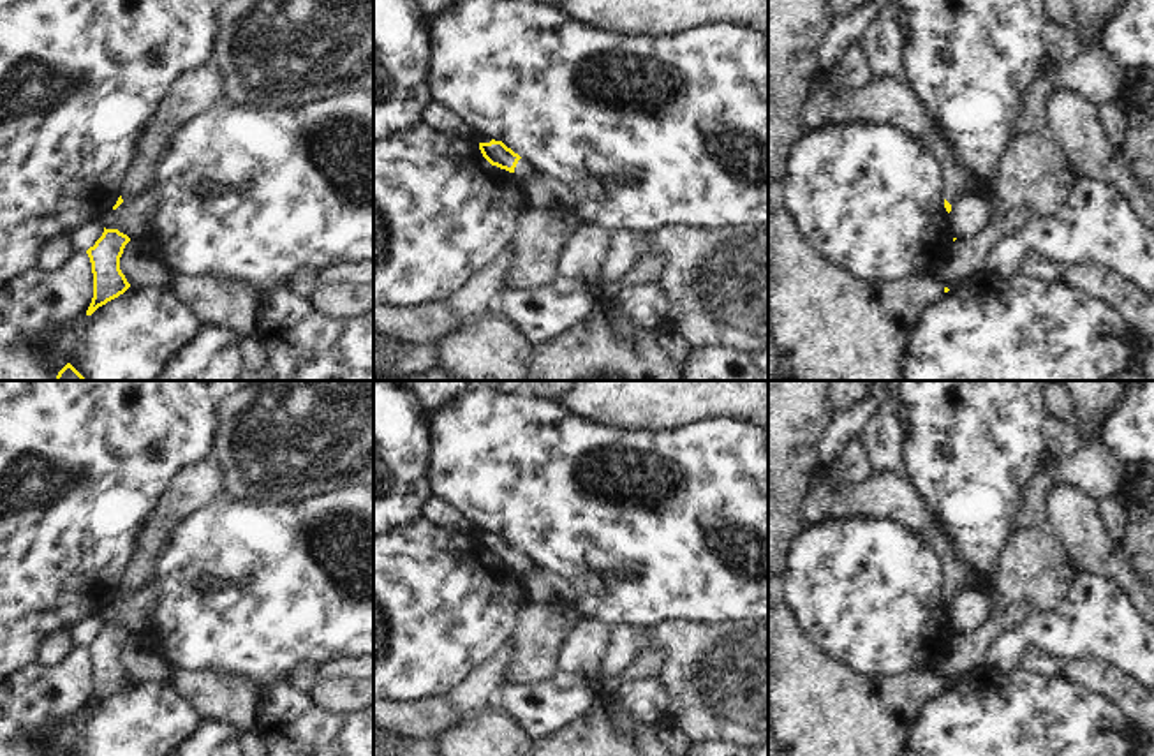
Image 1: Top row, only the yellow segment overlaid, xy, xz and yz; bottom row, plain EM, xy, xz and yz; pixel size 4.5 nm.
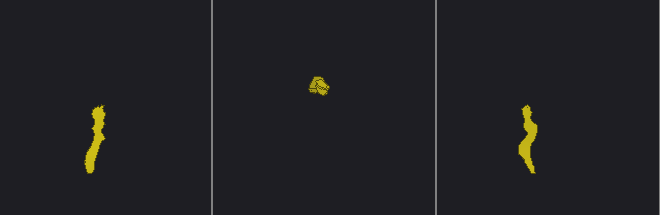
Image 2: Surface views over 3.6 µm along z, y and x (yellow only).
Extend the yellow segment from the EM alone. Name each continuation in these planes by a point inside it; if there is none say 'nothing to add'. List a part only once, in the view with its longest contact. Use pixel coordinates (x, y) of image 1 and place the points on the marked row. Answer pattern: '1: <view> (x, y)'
1: xz (524, 171)

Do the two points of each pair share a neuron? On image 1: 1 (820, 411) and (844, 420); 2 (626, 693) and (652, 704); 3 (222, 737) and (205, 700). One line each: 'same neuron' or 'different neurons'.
1: different neurons
2: same neuron
3: different neurons

